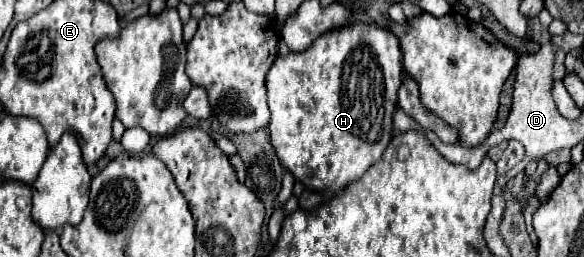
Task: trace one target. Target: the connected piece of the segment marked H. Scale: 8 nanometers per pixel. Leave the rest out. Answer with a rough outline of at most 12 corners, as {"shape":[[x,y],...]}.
{"shape":[[319,35],[267,73],[275,155],[341,191],[381,159],[399,39]]}

